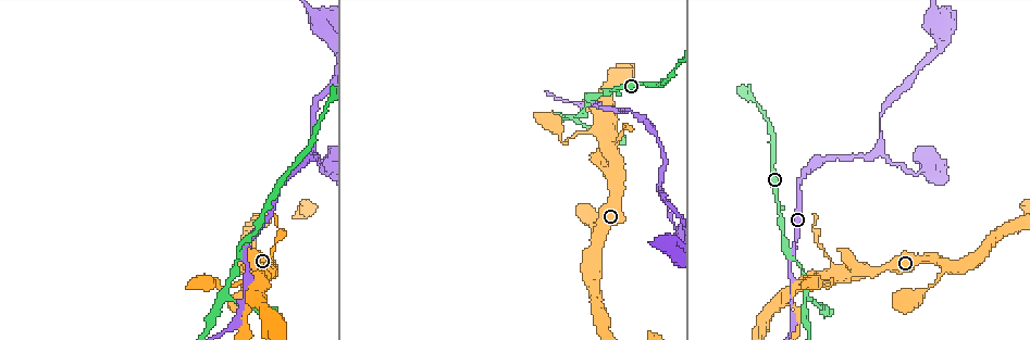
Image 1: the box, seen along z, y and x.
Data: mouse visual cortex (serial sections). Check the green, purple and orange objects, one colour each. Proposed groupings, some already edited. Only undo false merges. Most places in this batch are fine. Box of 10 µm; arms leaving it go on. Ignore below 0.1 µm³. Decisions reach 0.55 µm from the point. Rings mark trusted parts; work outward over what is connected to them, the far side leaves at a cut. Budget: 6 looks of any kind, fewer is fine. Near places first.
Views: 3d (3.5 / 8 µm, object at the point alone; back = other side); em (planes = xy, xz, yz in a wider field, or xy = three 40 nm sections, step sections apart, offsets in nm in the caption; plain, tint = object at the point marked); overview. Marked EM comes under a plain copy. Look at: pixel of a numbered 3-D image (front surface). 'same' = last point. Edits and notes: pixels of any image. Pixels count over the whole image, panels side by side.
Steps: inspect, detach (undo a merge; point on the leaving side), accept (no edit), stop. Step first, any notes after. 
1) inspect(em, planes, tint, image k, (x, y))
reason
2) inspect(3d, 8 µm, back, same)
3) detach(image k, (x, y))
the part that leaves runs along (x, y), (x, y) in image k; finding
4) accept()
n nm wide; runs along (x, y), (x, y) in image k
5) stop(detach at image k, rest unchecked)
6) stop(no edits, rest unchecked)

inspect(3d, 3.5 µm, image 1, (946, 263))
arms part here

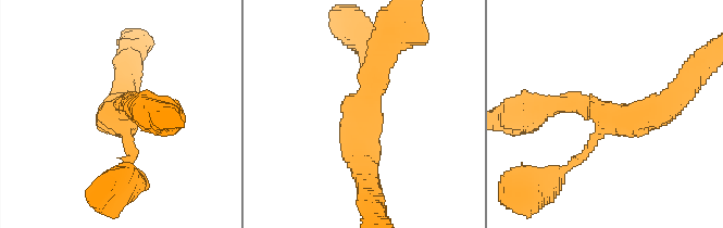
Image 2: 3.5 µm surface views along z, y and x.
inspect(em, xy, step 5, tint, image 2, (608, 115))
need the tissue

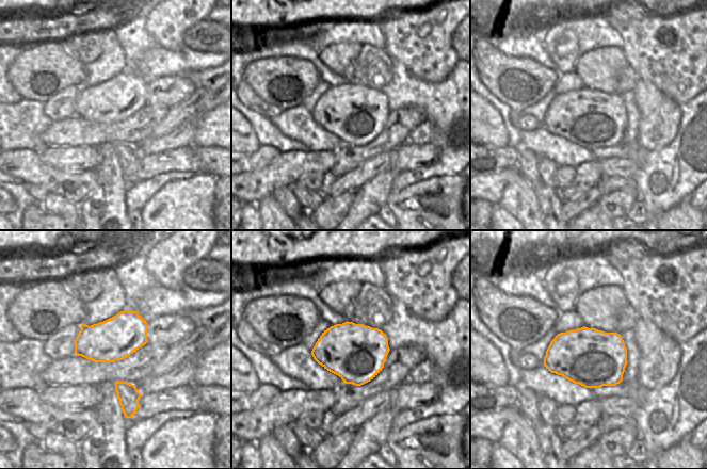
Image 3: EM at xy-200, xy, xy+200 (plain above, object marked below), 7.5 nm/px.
accept()
440 nm wide; runs along (382, 50), (365, 103), (369, 178) in image 2; continuous, no second cell

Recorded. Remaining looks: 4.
inspect(3d, 3.5 µm, image 1, (312, 153))
a fork

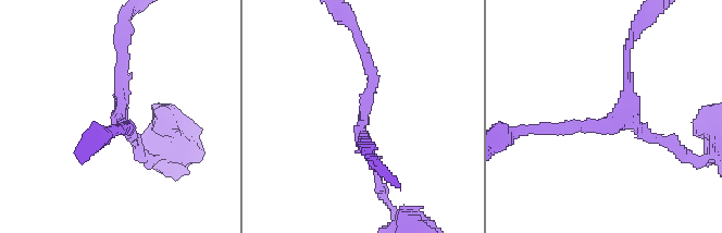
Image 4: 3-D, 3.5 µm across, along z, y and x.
inspect(em, xy, step 2, tint, image 4, (622, 117))
shape alone is not enough

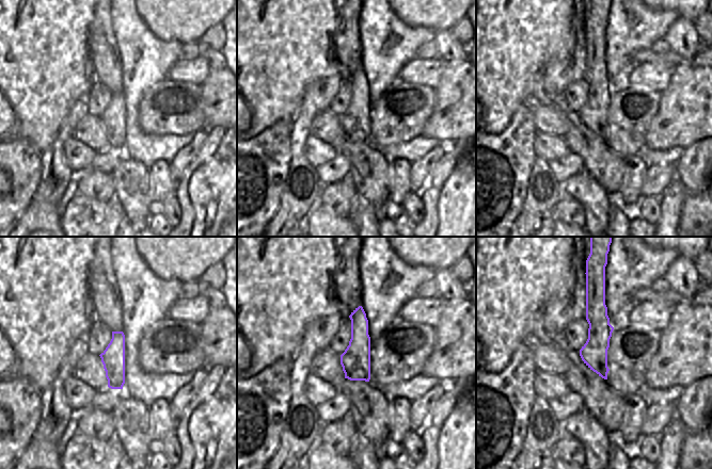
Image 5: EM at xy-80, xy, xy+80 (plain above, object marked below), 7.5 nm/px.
accept()
arms of 100, 150, 150 nm; runs along (588, 287), (604, 375) in image 5; all the same cell

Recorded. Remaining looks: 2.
stop(no edits, rest unchecked)

